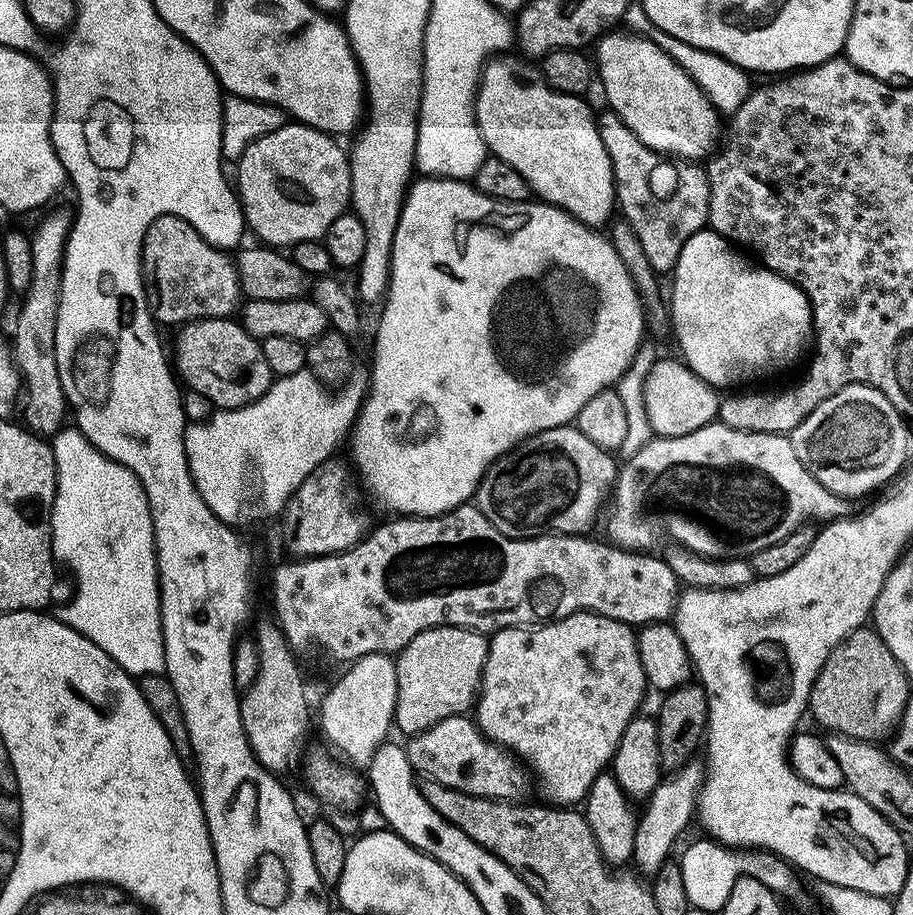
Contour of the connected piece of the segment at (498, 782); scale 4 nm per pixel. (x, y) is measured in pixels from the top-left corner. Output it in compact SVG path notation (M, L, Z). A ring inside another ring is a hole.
M467 715L446 718L430 726L424 732L415 733L409 740L412 741L407 741L406 747L412 771L421 777L436 780L442 786L465 792L471 796L487 796L490 800L501 802L519 801L523 797L520 795L528 788L528 780L524 777L525 765L513 753L488 739Z

